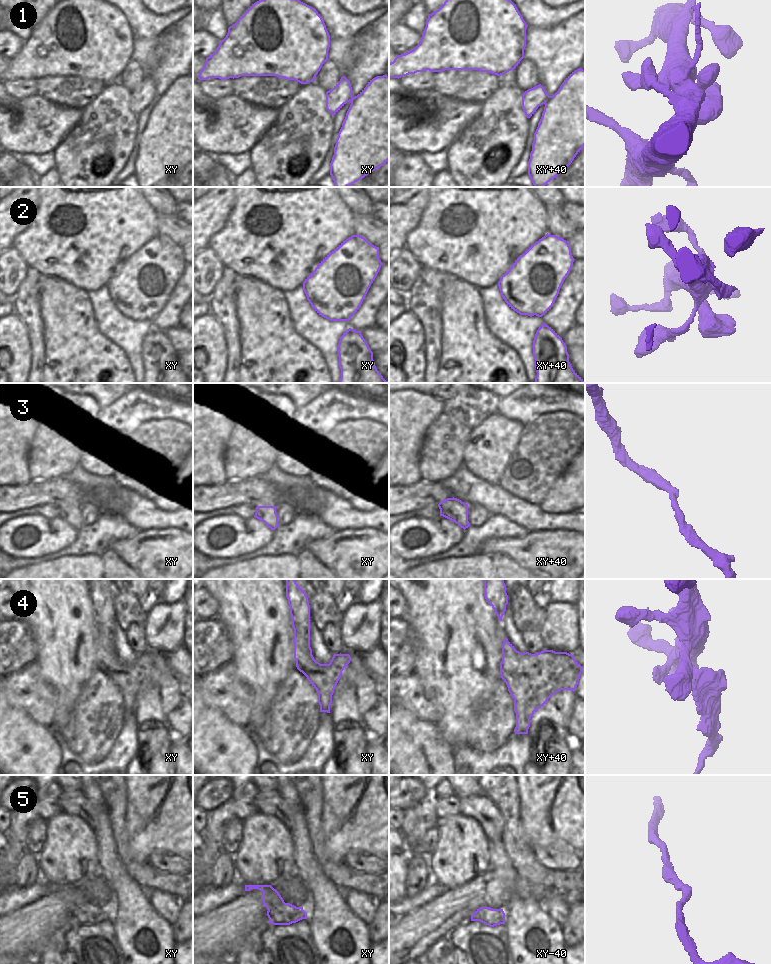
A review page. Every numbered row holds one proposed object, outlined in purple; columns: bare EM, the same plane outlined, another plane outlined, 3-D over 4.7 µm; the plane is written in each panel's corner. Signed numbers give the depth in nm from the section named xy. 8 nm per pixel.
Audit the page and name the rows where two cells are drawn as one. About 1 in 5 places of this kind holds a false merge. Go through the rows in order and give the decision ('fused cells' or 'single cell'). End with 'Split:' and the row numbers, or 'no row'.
1: single cell
2: single cell
3: single cell
4: fused cells
5: single cell
Split: 4

